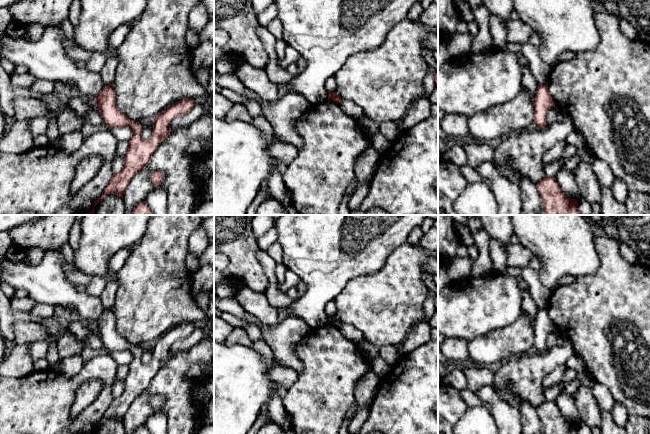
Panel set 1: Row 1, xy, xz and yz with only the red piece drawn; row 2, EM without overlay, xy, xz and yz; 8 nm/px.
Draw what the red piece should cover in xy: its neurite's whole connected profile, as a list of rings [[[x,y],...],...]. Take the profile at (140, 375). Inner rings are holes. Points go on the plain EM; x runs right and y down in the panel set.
[[[105,309],[94,326],[99,332],[104,347],[109,352],[129,350],[133,354],[133,360],[129,364],[129,373],[123,381],[124,391],[119,397],[113,398],[103,418],[95,425],[94,430],[96,430],[108,418],[115,418],[123,423],[123,418],[131,404],[146,391],[161,366],[170,359],[172,344],[189,337],[196,327],[193,323],[182,323],[170,329],[154,342],[152,359],[144,364],[141,361],[141,348],[131,345],[117,332],[113,309]]]

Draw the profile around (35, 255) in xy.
[[[38,247],[31,248],[27,250],[27,258],[24,262],[31,265],[37,265],[42,262],[44,254],[45,252]]]

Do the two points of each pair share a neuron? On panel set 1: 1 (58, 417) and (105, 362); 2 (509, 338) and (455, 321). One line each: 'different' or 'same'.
1: same
2: different

